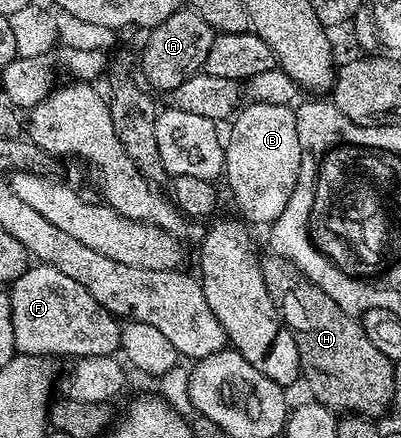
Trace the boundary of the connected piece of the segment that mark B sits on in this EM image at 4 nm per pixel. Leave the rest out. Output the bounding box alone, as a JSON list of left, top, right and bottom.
[224,102,301,225]

